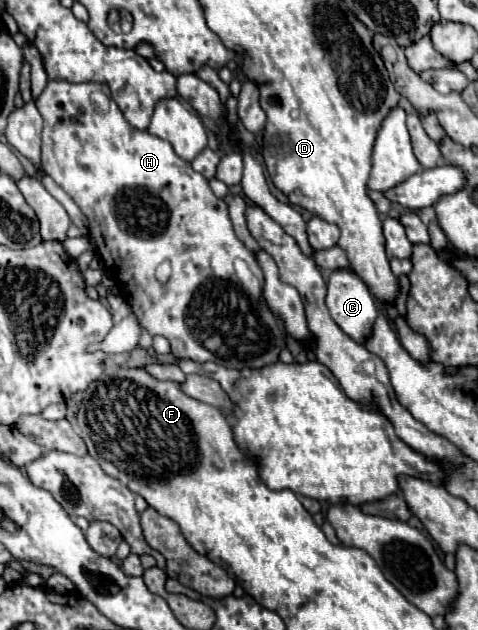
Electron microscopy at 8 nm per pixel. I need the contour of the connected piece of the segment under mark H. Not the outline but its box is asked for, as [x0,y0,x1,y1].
[37,80,287,370]

